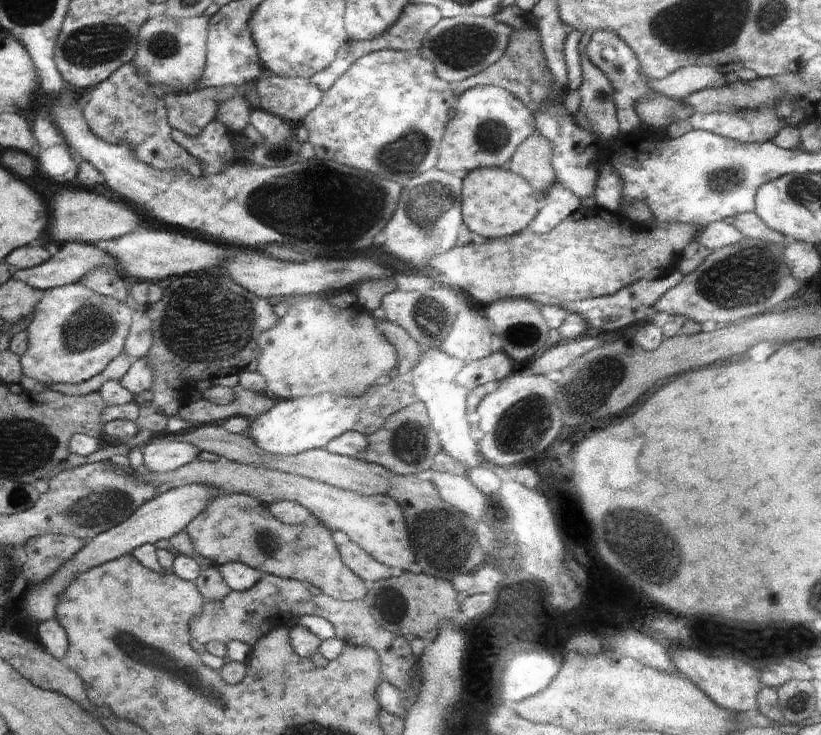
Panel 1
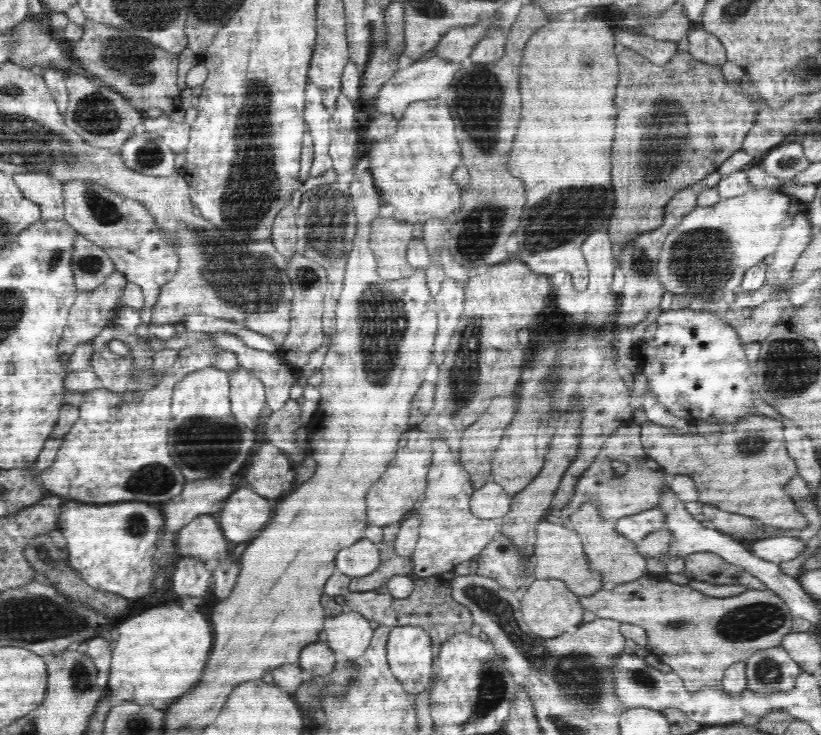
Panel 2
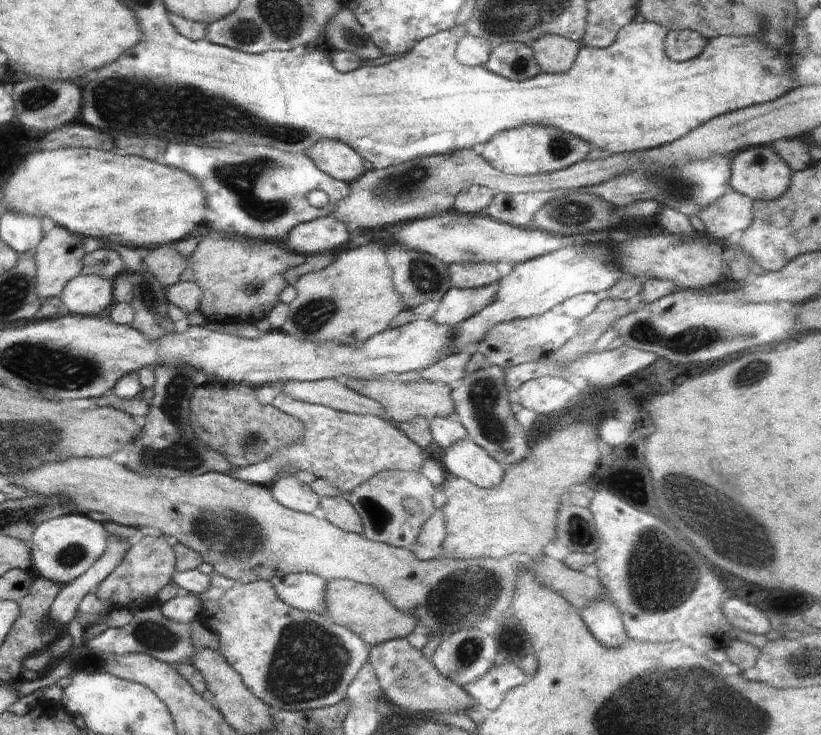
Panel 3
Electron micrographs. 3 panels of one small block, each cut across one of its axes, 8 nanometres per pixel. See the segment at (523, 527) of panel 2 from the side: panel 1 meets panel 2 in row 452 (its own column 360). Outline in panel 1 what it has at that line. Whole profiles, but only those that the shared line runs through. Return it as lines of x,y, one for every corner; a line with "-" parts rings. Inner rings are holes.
346,542
340,546
340,556
342,556
342,562
356,574
360,576
364,582
376,582
386,578
386,574
395,575
396,572
390,570
388,572
388,566
376,562
370,554
366,554
360,546
356,546
354,542

